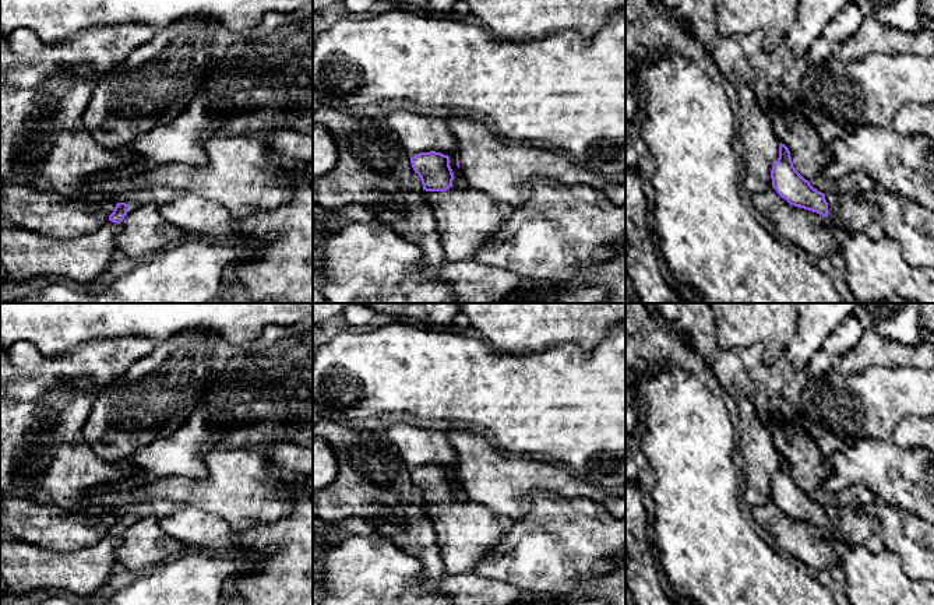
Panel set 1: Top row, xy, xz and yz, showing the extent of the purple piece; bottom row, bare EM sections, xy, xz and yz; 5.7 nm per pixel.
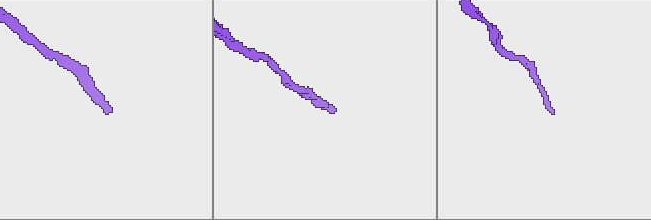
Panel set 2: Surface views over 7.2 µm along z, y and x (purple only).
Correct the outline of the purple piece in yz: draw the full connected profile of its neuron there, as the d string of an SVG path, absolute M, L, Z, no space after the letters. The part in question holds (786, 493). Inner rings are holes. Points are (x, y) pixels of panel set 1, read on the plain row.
M780 455L779 471L771 483L772 500L790 518L829 530L849 546L863 546L873 555L887 552L881 523L863 506L831 506L814 502L793 479L789 461Z

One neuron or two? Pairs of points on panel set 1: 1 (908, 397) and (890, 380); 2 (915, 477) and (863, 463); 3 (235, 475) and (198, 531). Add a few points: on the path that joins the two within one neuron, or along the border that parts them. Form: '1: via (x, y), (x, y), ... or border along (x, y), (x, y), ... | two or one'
1: via (903, 393), (894, 384) | one
2: via (902, 472), (891, 472), (876, 464) | one
3: border along (180, 505), (193, 505), (215, 513), (238, 530) | two

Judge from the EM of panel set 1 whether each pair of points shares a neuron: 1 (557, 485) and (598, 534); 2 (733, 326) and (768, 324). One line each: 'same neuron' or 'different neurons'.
1: different neurons
2: same neuron

